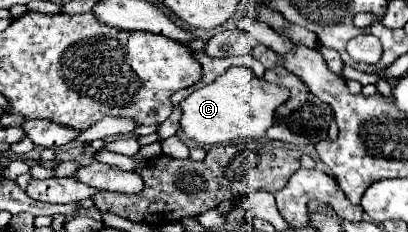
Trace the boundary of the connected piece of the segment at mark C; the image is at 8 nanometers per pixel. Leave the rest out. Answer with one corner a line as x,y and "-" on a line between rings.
232,66
220,74
212,84
194,90
180,102
180,128
196,146
226,144
236,138
264,138
266,130
274,124
276,108
288,100
288,90
258,80
248,68

